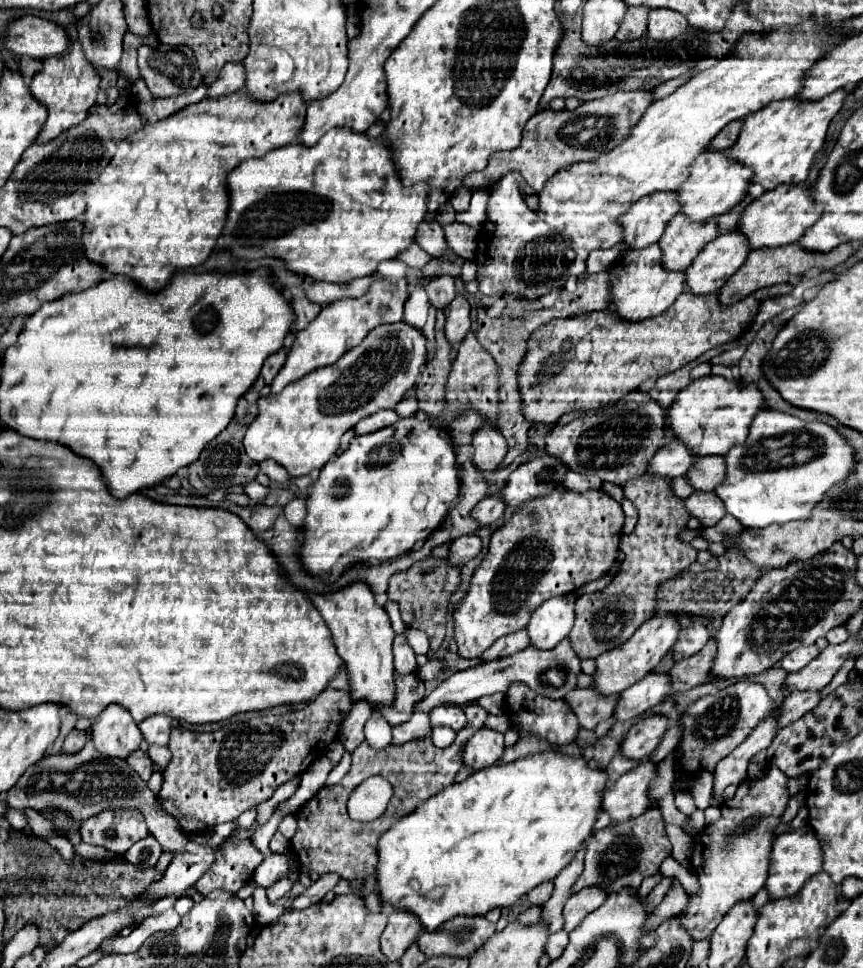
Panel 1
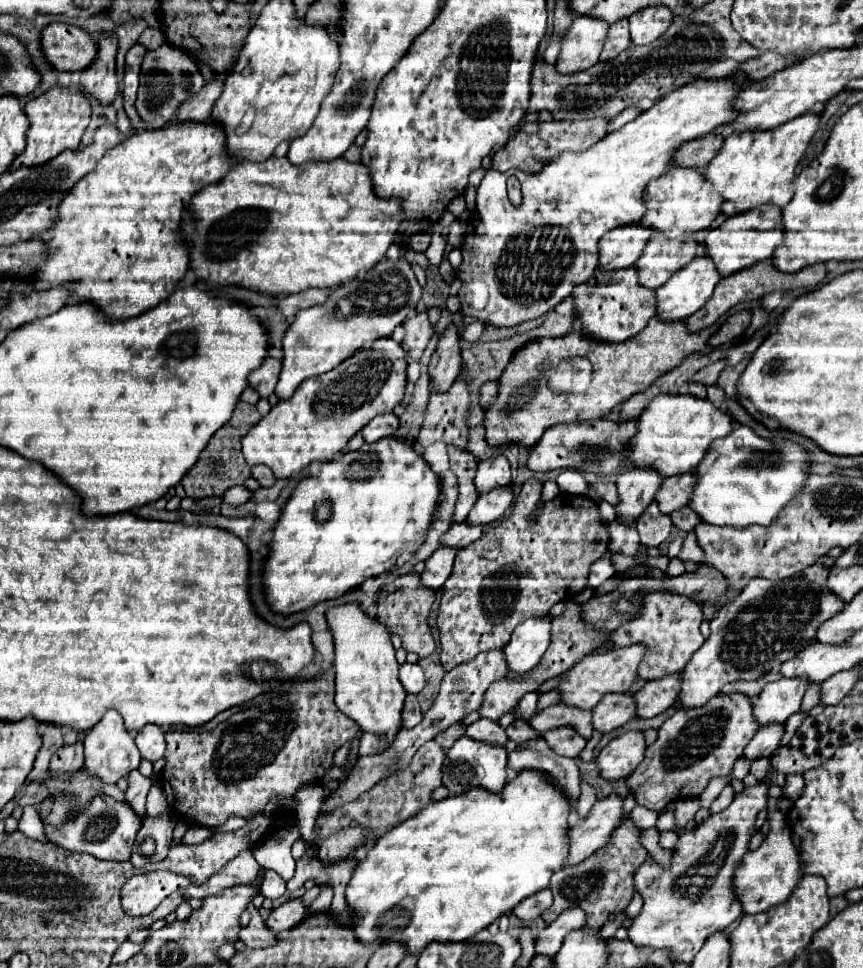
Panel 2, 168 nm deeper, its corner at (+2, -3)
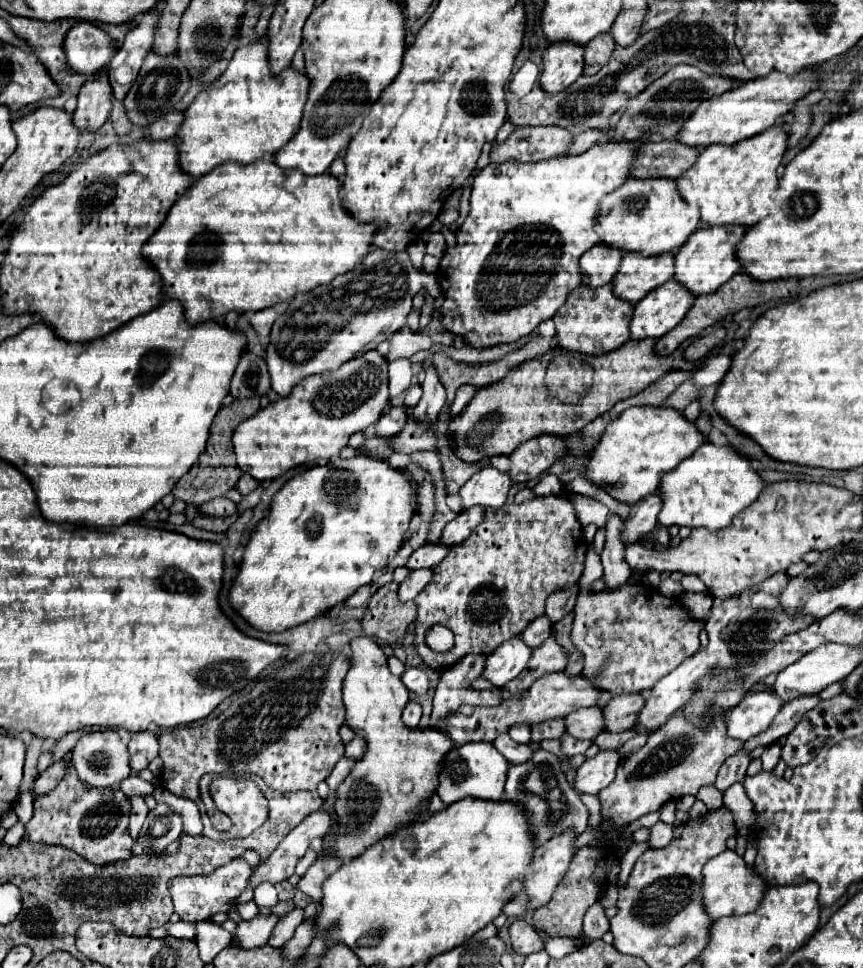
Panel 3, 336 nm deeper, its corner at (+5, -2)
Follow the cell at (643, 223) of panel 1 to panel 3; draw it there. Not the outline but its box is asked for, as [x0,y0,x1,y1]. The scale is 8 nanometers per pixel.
[581,246,623,288]

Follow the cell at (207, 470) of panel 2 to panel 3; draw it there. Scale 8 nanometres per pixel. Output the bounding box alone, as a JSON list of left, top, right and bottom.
[171,466,241,506]

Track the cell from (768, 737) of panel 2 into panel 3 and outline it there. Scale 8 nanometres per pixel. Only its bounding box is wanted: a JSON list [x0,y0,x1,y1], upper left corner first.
[715,752,749,792]

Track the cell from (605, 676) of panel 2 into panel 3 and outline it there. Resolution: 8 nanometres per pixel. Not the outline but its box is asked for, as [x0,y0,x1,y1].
[441,672,601,746]

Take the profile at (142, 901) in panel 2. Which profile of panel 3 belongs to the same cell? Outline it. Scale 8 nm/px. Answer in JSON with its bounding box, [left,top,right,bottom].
[169,858,251,922]

